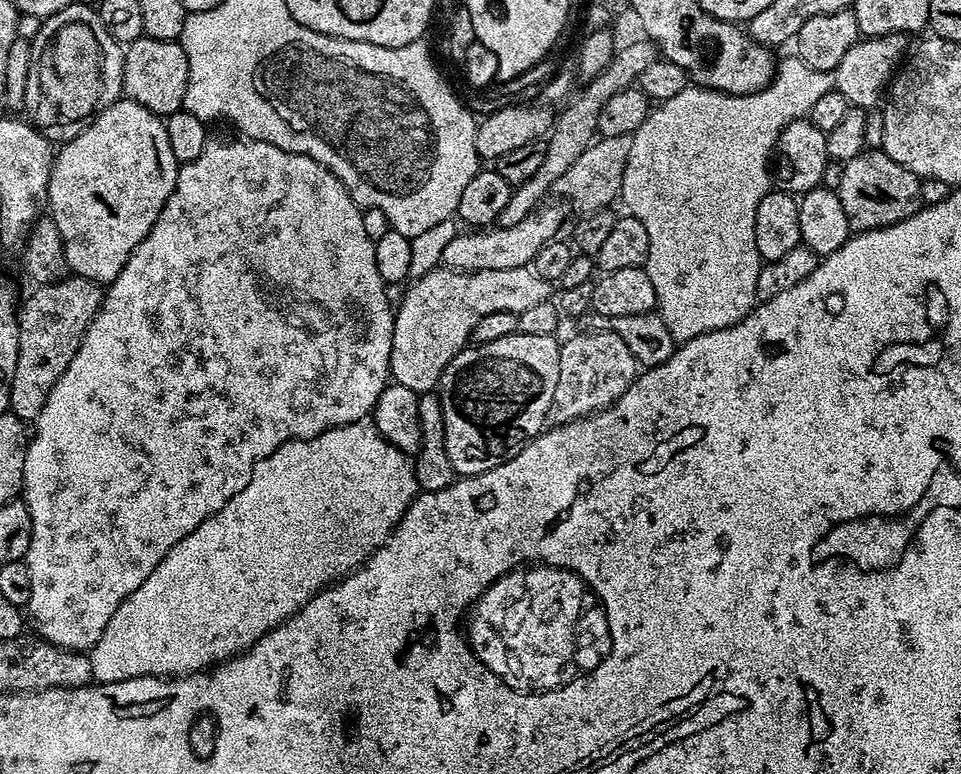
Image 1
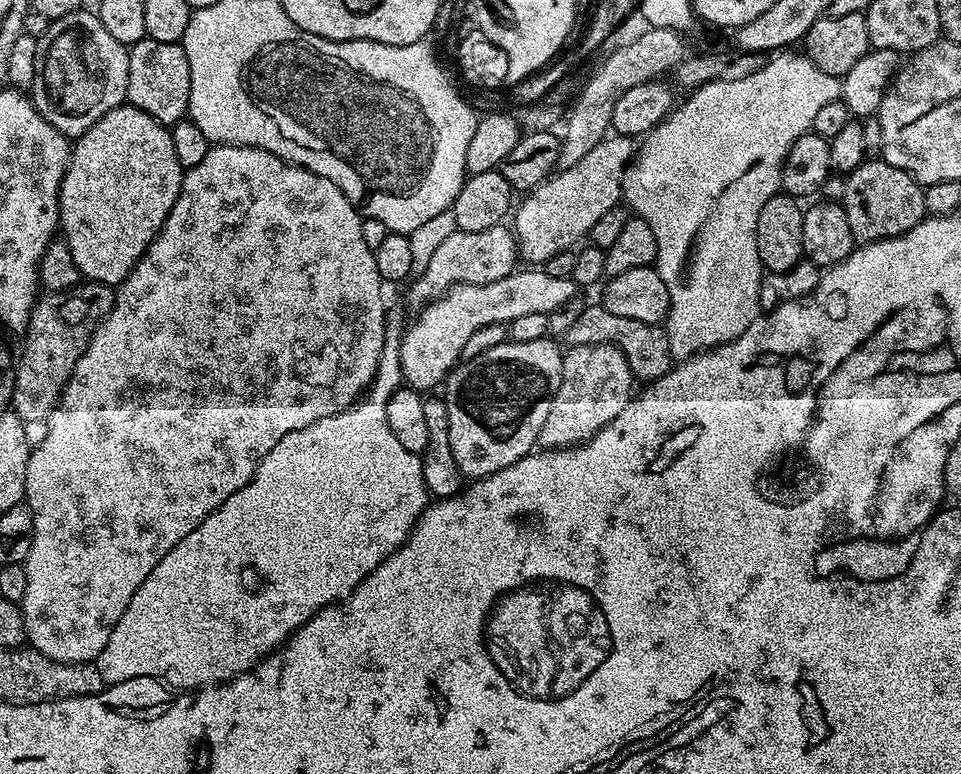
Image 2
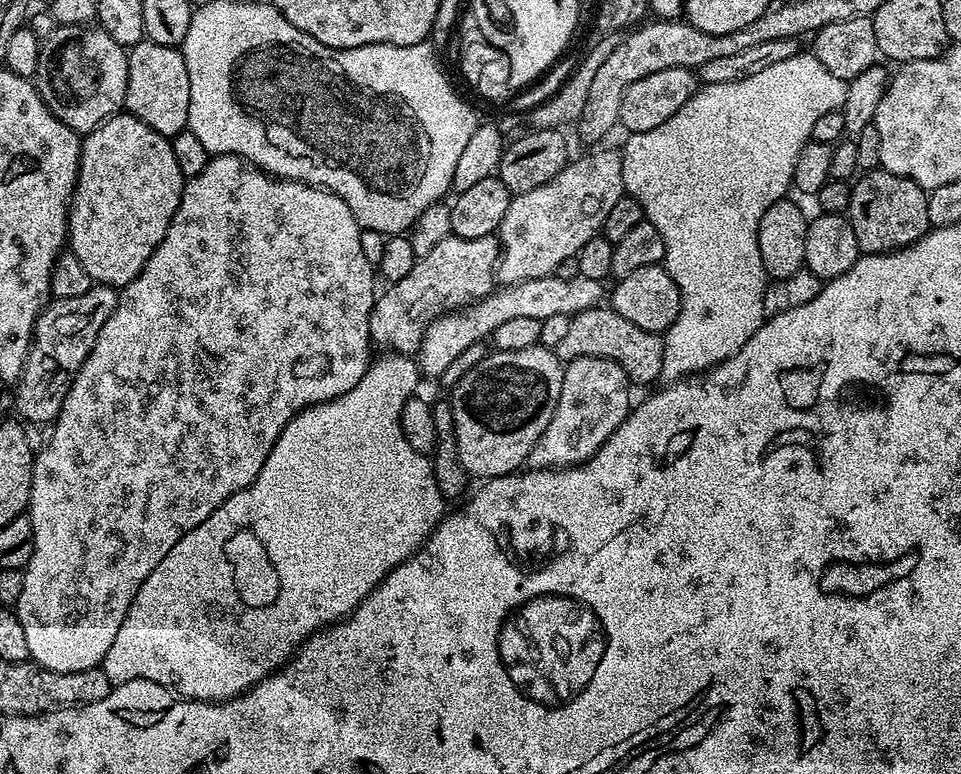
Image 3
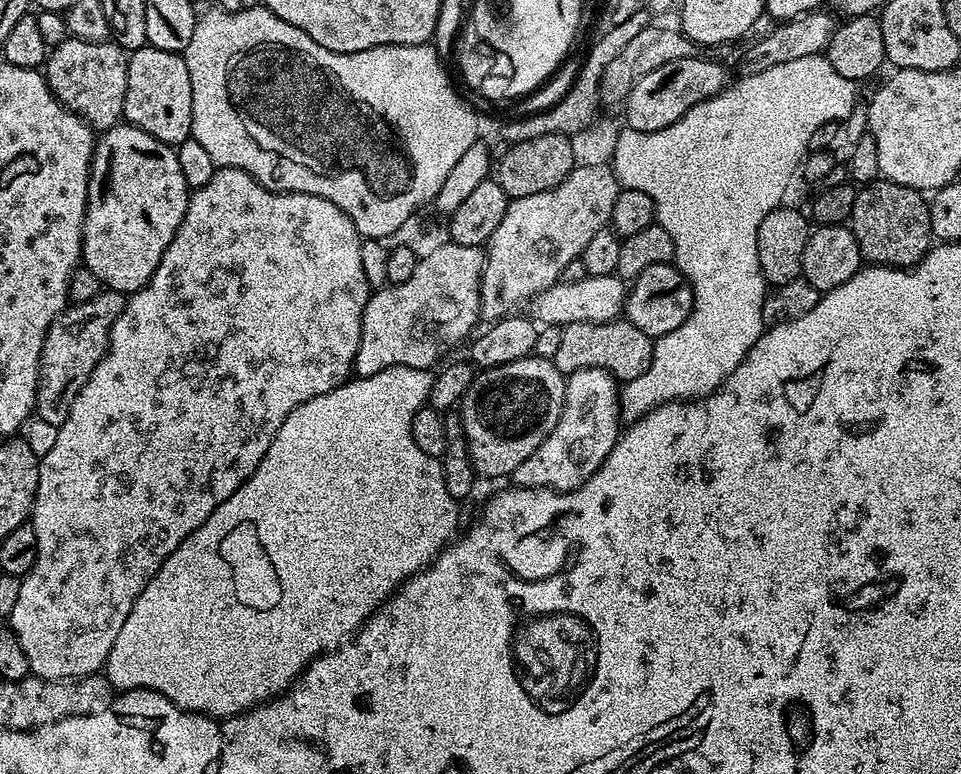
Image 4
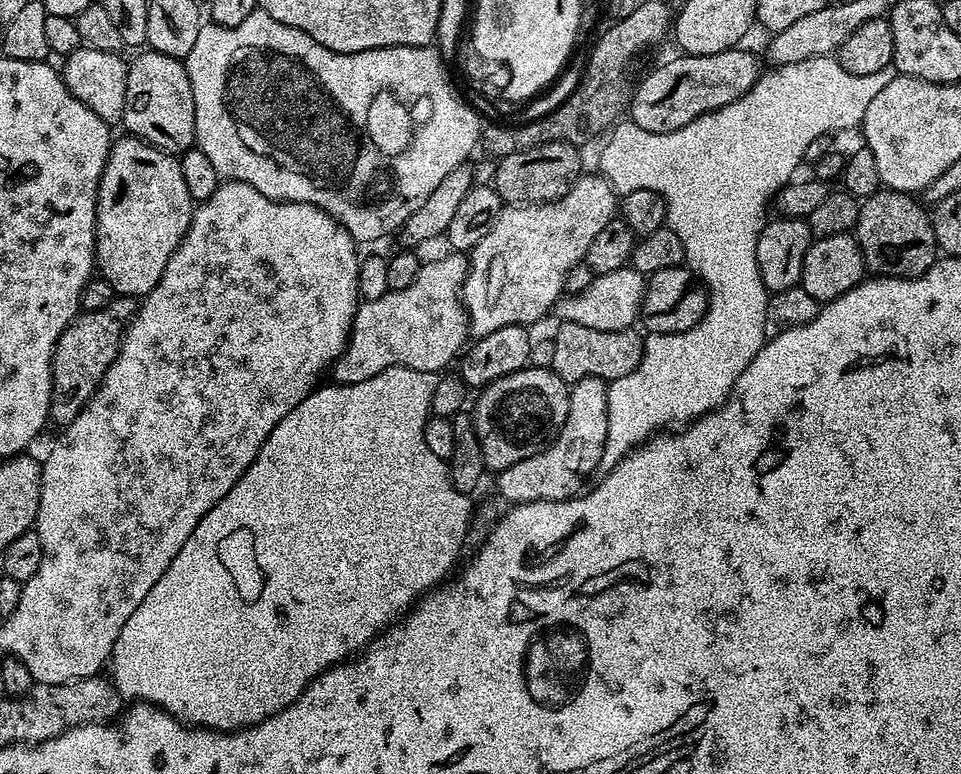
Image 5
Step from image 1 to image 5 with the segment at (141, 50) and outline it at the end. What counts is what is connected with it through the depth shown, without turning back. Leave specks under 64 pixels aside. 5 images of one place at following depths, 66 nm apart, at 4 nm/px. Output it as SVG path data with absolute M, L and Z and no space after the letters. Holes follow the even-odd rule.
M151 50L141 51L131 57L126 78L126 106L124 107L123 127L139 140L145 140L155 148L164 152L179 154L196 142L196 127L194 126L194 90L190 90L190 78L184 68L184 60L175 60L161 52Z

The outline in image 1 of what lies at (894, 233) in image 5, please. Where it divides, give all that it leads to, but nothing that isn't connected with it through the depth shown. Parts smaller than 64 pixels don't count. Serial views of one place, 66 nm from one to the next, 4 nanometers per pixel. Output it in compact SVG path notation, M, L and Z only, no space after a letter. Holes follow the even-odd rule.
M865 150L843 161L842 182L838 189L846 222L853 233L869 232L902 222L920 211L921 179L906 166L894 162L882 150Z

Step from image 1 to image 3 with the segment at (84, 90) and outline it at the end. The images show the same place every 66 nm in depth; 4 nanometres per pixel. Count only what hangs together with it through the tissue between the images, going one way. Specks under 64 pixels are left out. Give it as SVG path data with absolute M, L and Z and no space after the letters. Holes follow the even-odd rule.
M62 24L42 41L34 83L42 102L70 130L87 134L124 108L128 53L98 26Z

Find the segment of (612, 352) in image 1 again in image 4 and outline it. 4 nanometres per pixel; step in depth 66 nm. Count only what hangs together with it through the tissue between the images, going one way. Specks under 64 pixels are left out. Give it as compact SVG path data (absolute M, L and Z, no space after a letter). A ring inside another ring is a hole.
M601 368L567 373L562 414L554 430L542 446L512 472L511 483L518 488L553 488L555 492L573 492L579 484L585 484L620 438L620 390L616 377Z

